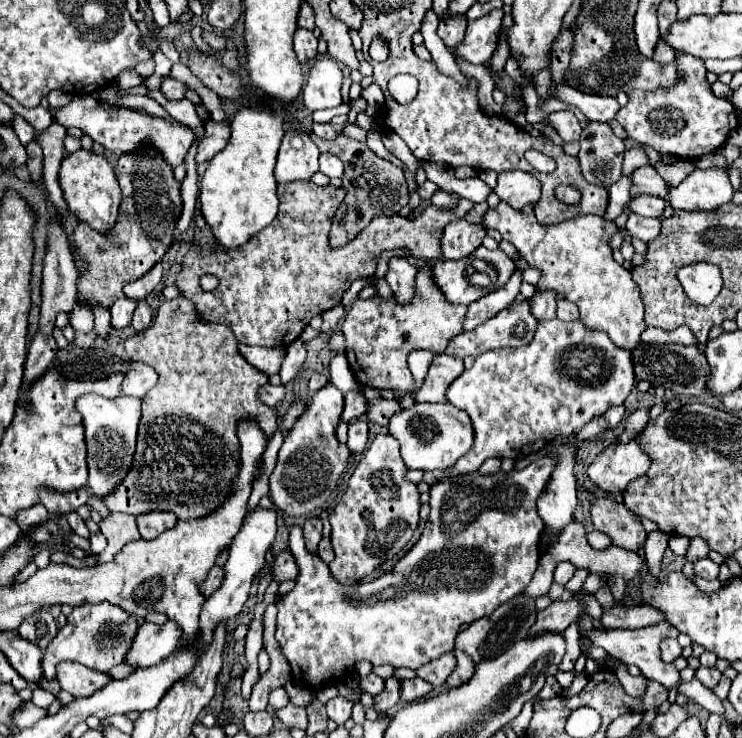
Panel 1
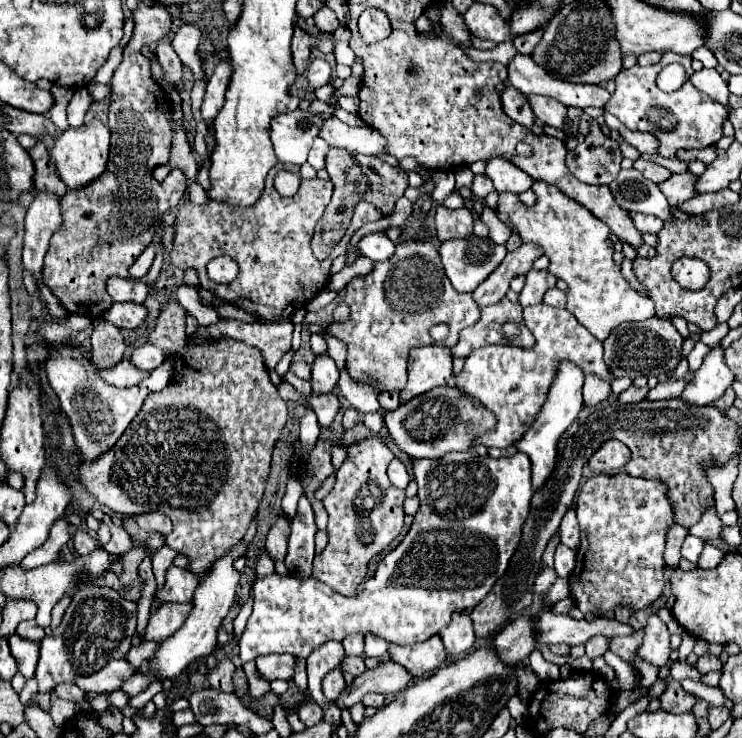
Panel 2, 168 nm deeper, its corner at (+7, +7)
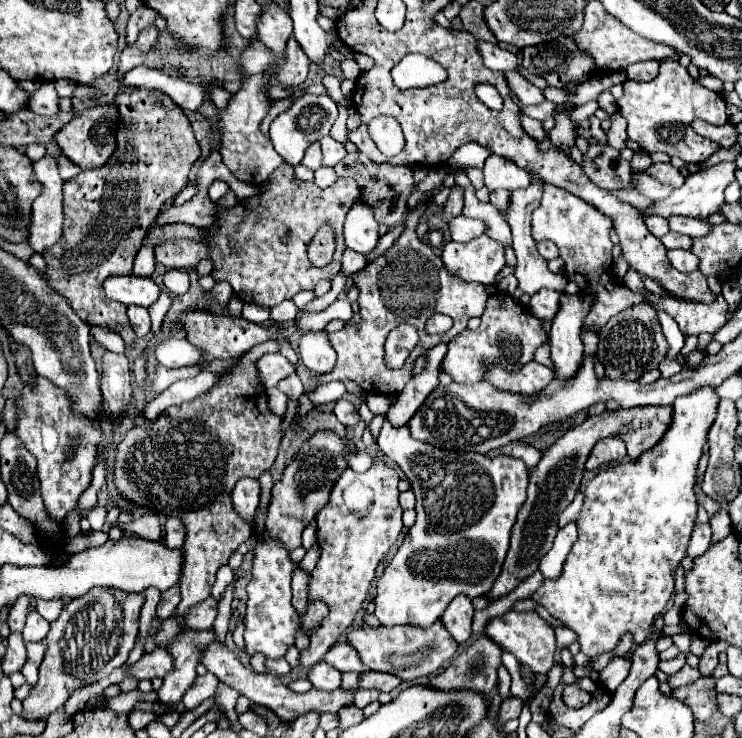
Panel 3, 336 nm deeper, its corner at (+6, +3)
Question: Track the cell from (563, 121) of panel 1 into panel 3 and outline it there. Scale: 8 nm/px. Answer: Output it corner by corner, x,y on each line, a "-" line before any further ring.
519,70
517,72
505,72
507,84
509,88
515,92
515,96
523,102
523,104
539,104
543,102
543,90
537,88
535,84
531,84

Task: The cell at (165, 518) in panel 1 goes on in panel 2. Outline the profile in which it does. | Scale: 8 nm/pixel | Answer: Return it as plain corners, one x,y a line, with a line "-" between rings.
146,512
146,514
138,514
134,516
136,518
136,524
146,530
148,534
150,532
160,532
160,534
170,534
172,532
172,522
168,516
160,514
160,512

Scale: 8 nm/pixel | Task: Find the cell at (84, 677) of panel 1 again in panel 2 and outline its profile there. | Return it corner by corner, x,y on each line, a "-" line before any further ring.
112,660
112,664
106,664
100,672
94,672
92,676
76,676
76,686
84,692
114,692
120,688
120,684
132,676
134,668
126,660

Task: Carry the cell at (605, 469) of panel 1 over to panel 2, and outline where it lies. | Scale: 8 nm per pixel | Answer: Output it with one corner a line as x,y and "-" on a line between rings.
608,440
604,442
588,460
588,466
592,472
602,474
608,470
622,470
630,460
630,448
622,444
620,440

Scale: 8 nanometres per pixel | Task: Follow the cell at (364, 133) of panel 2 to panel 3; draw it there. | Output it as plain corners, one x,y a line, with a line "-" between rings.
325,136
321,140
321,150
323,150
323,166
335,166
339,160
345,158
345,146
331,136

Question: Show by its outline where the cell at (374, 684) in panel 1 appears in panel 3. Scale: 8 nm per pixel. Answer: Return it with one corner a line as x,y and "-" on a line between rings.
341,640
337,644
333,644
333,648
329,648
329,654
325,654
323,660
327,664
331,664
333,668
337,668
339,672
349,672
349,670
367,672
365,664
357,656
355,648
351,648
347,642
341,642

